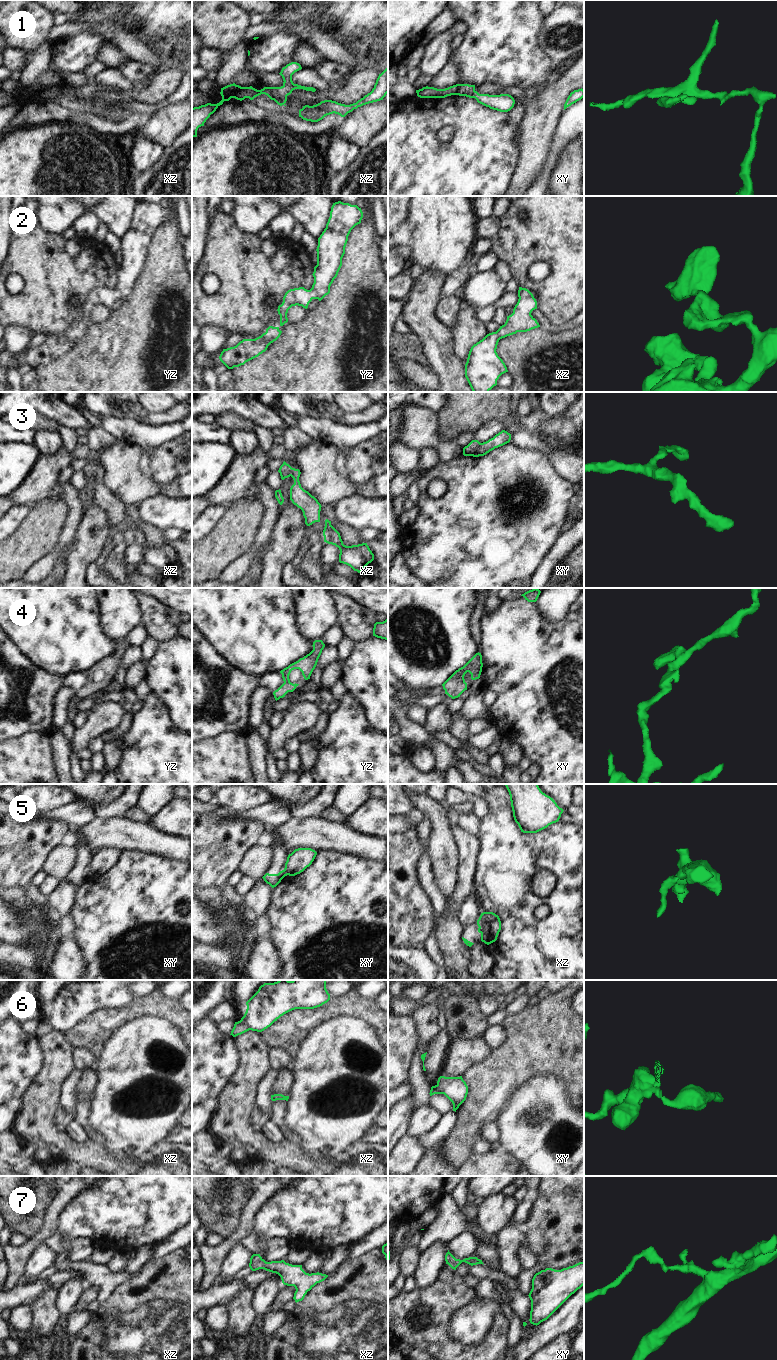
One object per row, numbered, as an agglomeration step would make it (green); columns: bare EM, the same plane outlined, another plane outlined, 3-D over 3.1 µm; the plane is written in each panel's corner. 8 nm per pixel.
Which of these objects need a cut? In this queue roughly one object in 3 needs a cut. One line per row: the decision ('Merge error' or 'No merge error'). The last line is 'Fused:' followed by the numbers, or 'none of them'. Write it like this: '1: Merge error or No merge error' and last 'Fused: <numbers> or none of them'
1: No merge error
2: No merge error
3: No merge error
4: No merge error
5: Merge error
6: Merge error
7: No merge error
Fused: 5, 6

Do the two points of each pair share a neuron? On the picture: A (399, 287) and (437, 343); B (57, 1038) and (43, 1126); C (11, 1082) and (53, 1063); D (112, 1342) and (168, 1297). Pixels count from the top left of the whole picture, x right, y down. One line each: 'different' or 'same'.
A: different
B: same
C: different
D: same

